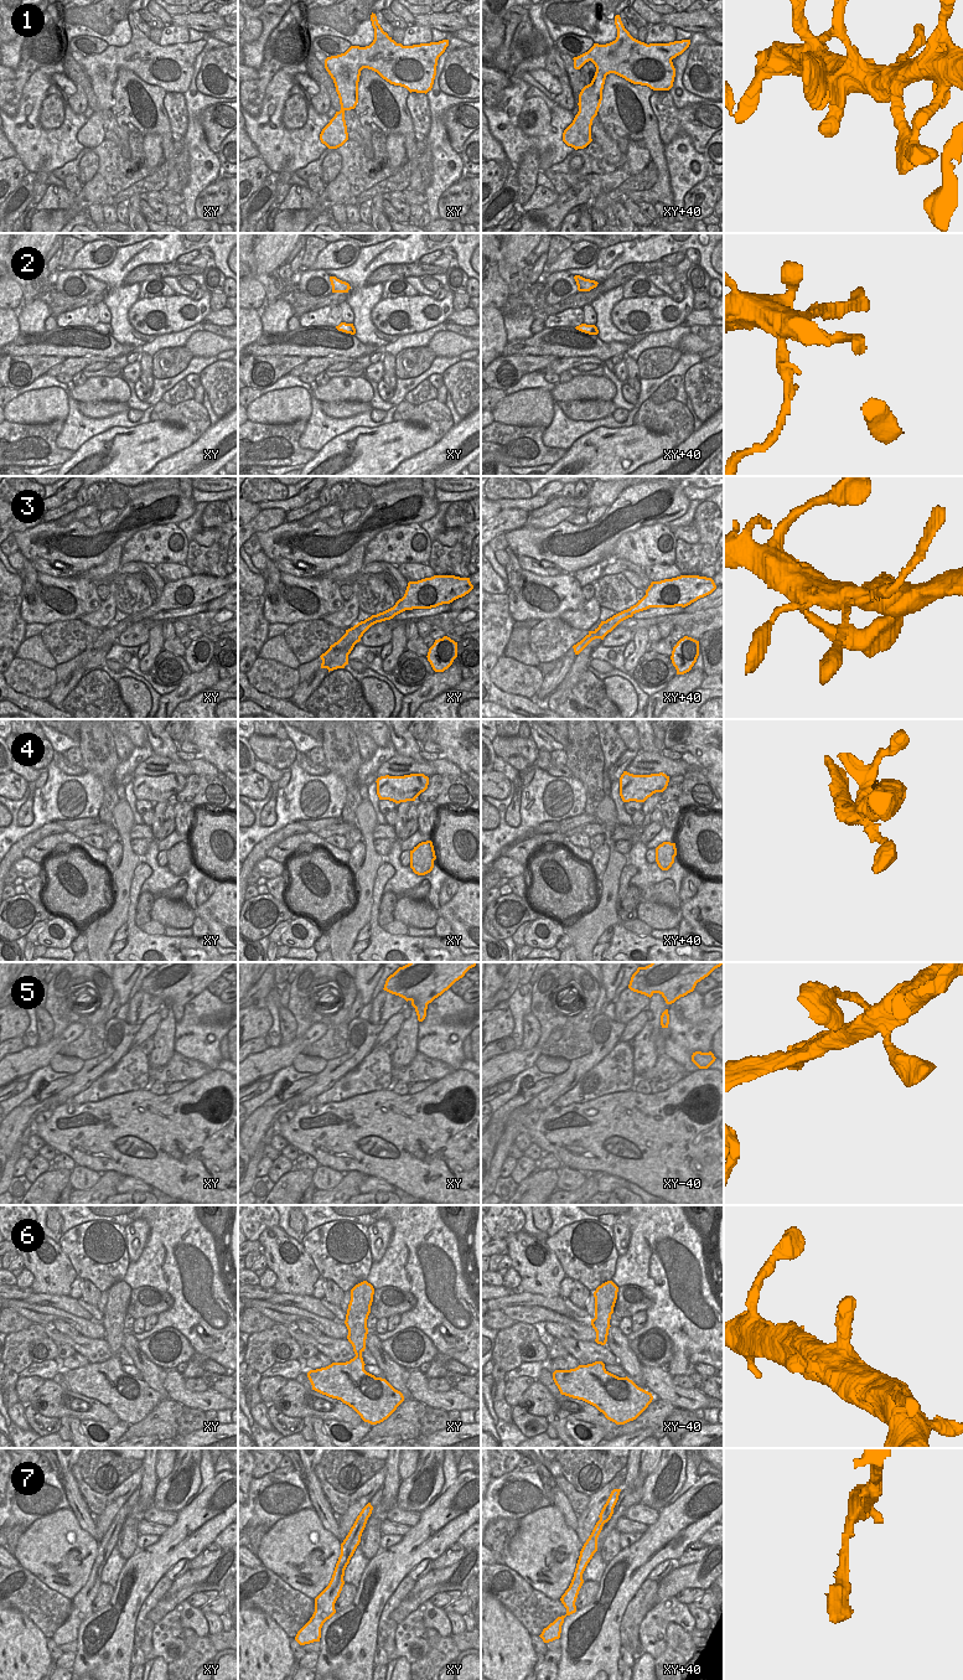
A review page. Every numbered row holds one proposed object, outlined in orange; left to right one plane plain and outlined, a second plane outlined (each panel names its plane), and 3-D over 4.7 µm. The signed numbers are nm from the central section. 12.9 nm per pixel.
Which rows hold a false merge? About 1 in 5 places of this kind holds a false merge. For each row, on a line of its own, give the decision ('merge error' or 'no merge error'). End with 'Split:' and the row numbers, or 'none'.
1: no merge error
2: no merge error
3: no merge error
4: no merge error
5: no merge error
6: no merge error
7: no merge error
Split: none

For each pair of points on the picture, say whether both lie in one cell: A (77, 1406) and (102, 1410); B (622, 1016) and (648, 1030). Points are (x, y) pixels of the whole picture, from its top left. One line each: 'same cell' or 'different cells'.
A: same cell
B: different cells

